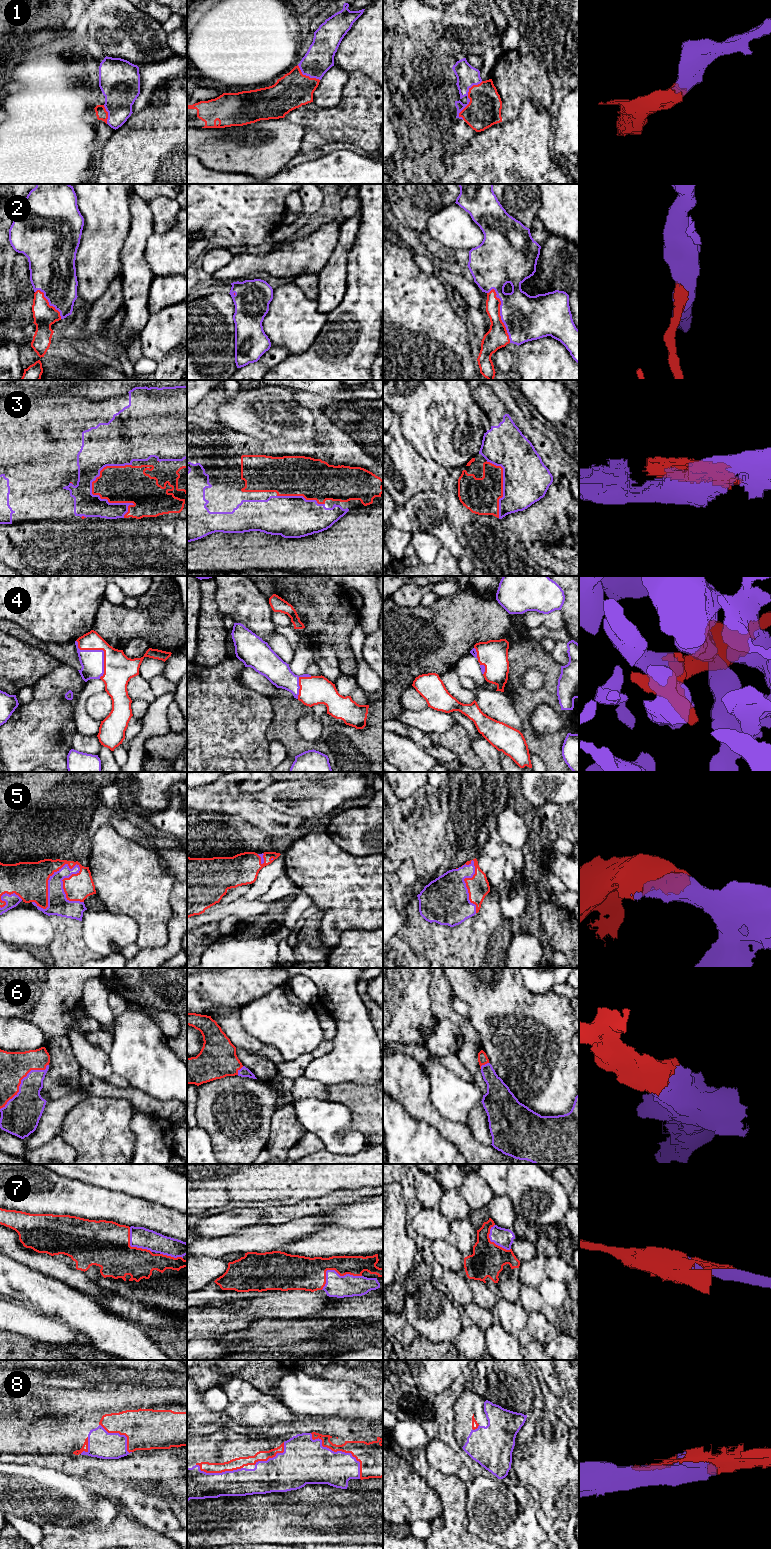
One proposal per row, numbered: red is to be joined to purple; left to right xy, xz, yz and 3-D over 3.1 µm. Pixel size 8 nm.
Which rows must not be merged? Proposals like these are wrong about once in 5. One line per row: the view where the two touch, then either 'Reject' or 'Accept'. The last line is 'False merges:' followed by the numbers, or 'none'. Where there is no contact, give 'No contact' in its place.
1: Touches purple in yz. Accept
2: Touches purple in yz. Accept
3: Touches purple in xy. Accept
4: Touches purple in xy. Accept
5: Touches purple in xy. Accept
6: Touches purple in xy. Accept
7: Touches purple in xz. Accept
8: Touches purple in xz. Accept
False merges: none

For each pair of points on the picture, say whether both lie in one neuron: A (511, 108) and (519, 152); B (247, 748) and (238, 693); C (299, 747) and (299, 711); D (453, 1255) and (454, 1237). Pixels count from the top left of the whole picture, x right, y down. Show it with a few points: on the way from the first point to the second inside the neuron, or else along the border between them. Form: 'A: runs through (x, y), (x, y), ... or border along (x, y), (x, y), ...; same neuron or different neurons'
A: border along (526, 99), (520, 112), (513, 119), (502, 121); different neurons
B: runs through (238, 734), (238, 707); same neuron
C: runs through (291, 738), (291, 720); same neuron
D: border along (446, 1239), (464, 1257); different neurons

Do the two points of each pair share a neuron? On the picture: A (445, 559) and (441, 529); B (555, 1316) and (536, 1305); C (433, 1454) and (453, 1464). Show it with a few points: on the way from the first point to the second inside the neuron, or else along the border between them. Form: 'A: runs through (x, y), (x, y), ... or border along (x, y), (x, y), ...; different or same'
A: border along (442, 546), (457, 559); different
B: runs through (550, 1313), (541, 1307); same
C: runs through (438, 1454), (448, 1462); same

